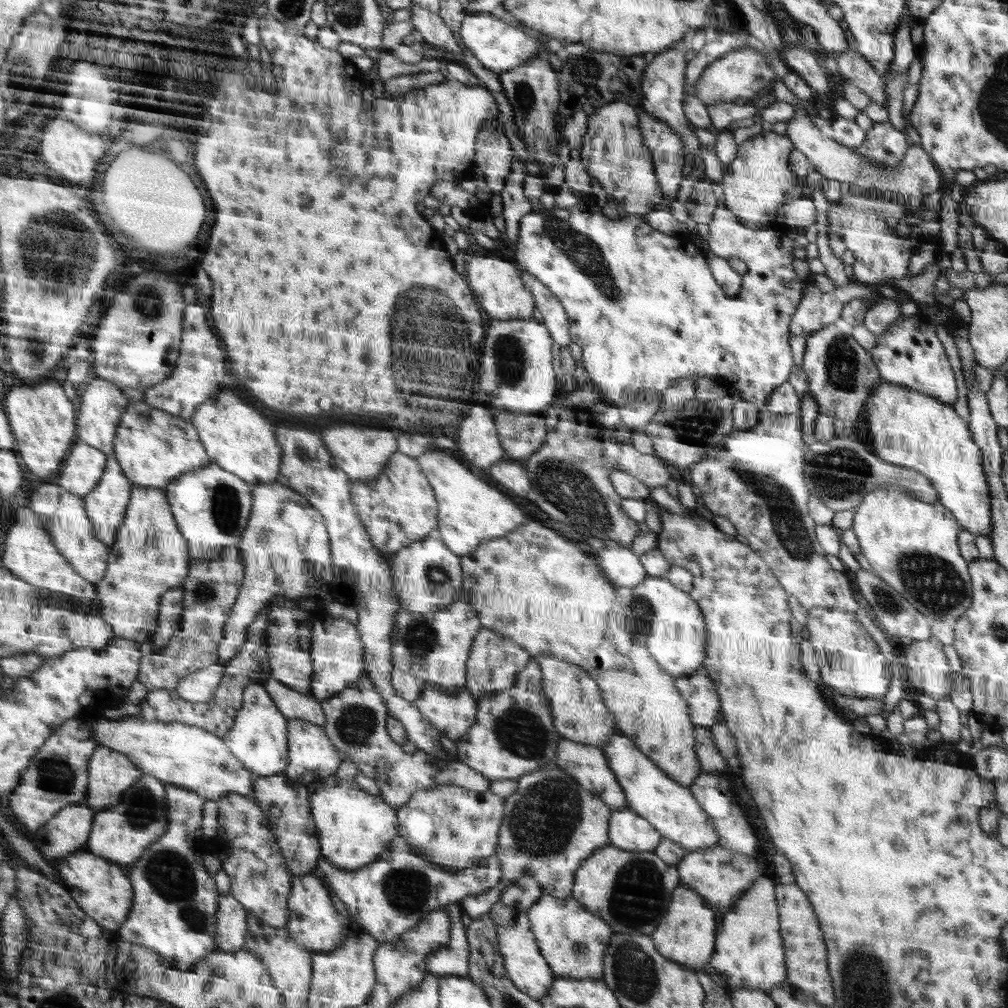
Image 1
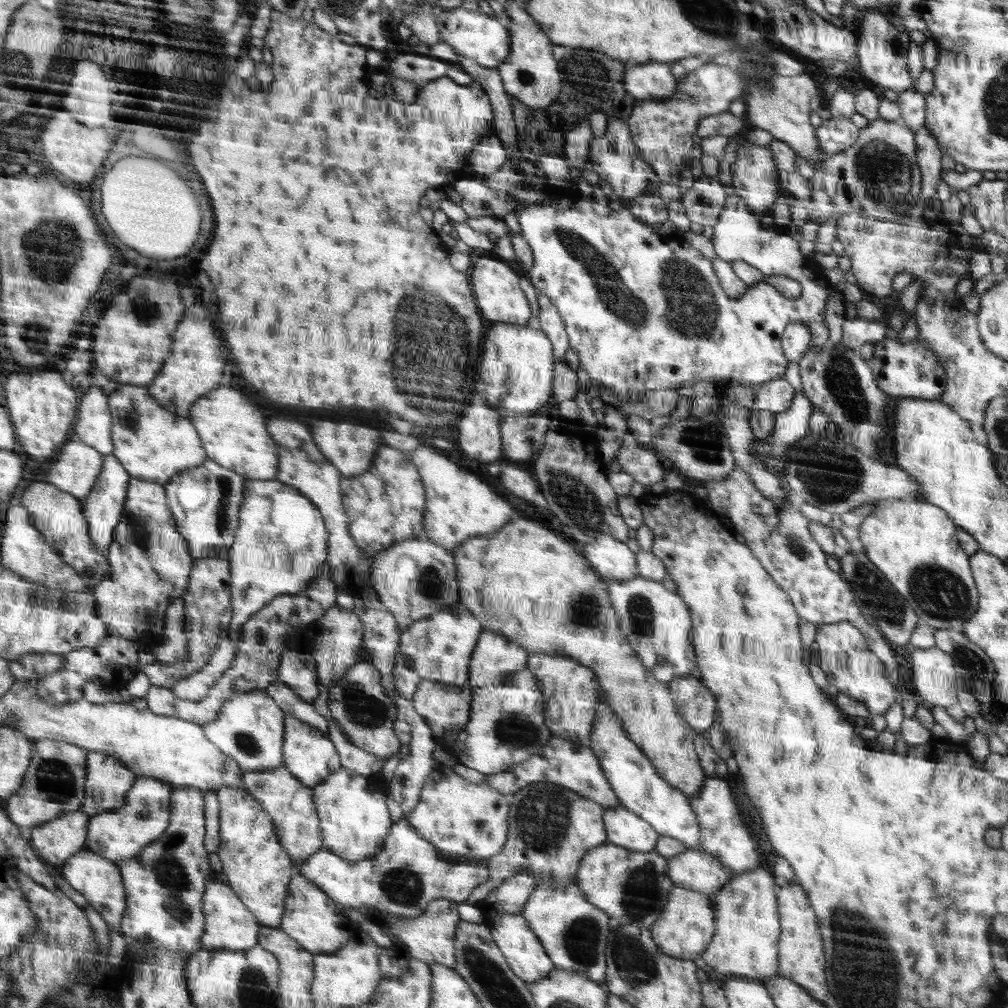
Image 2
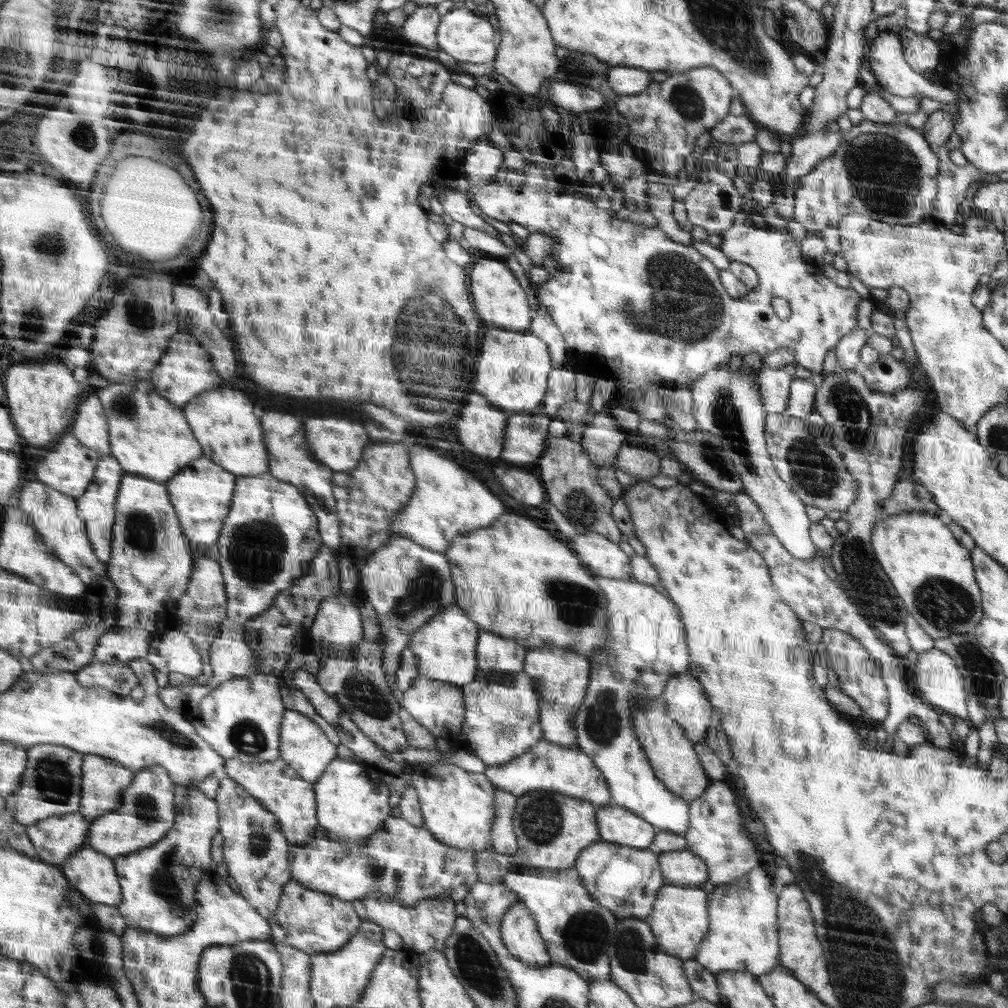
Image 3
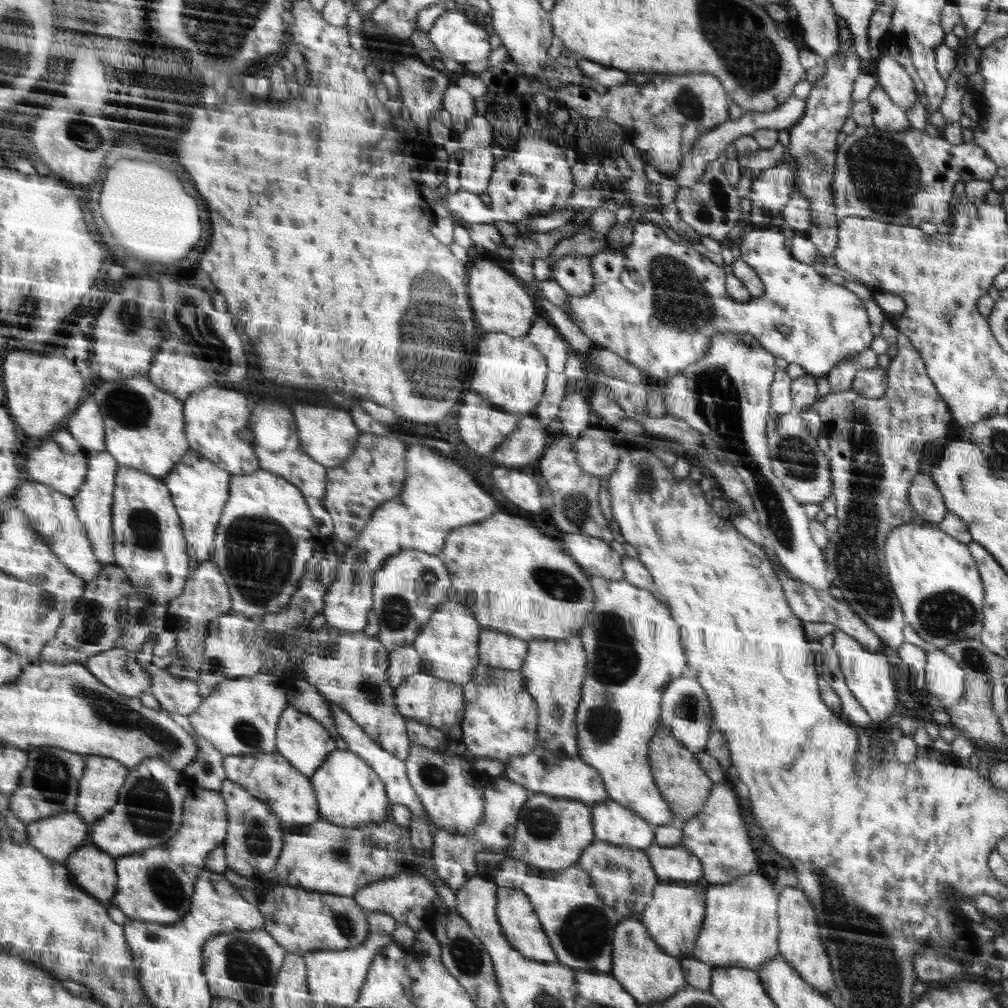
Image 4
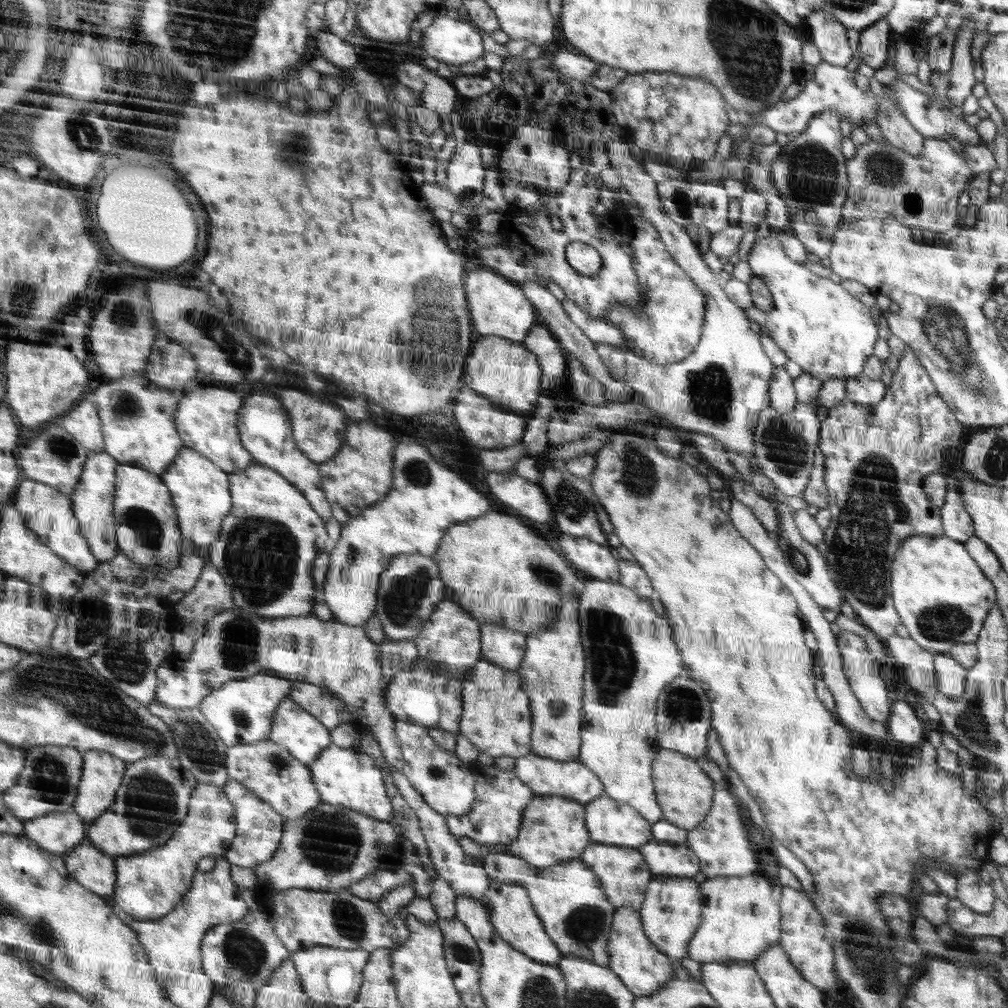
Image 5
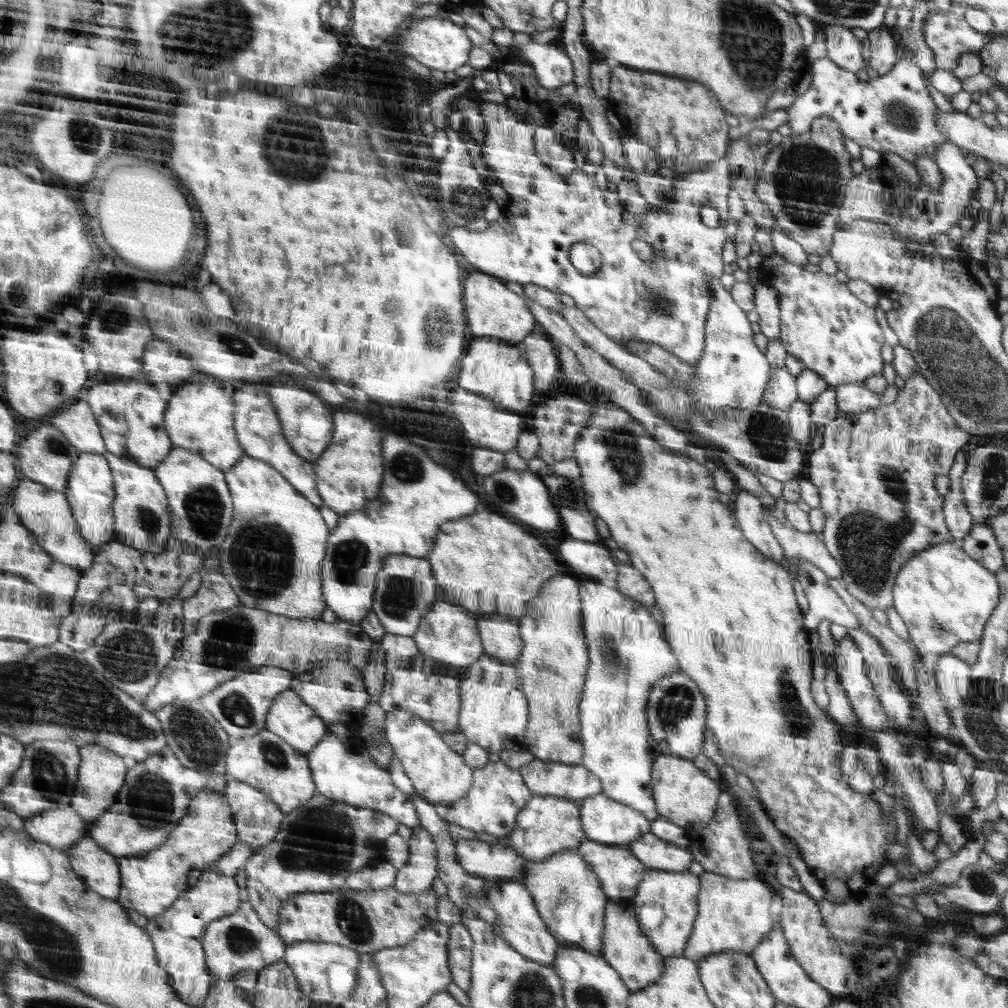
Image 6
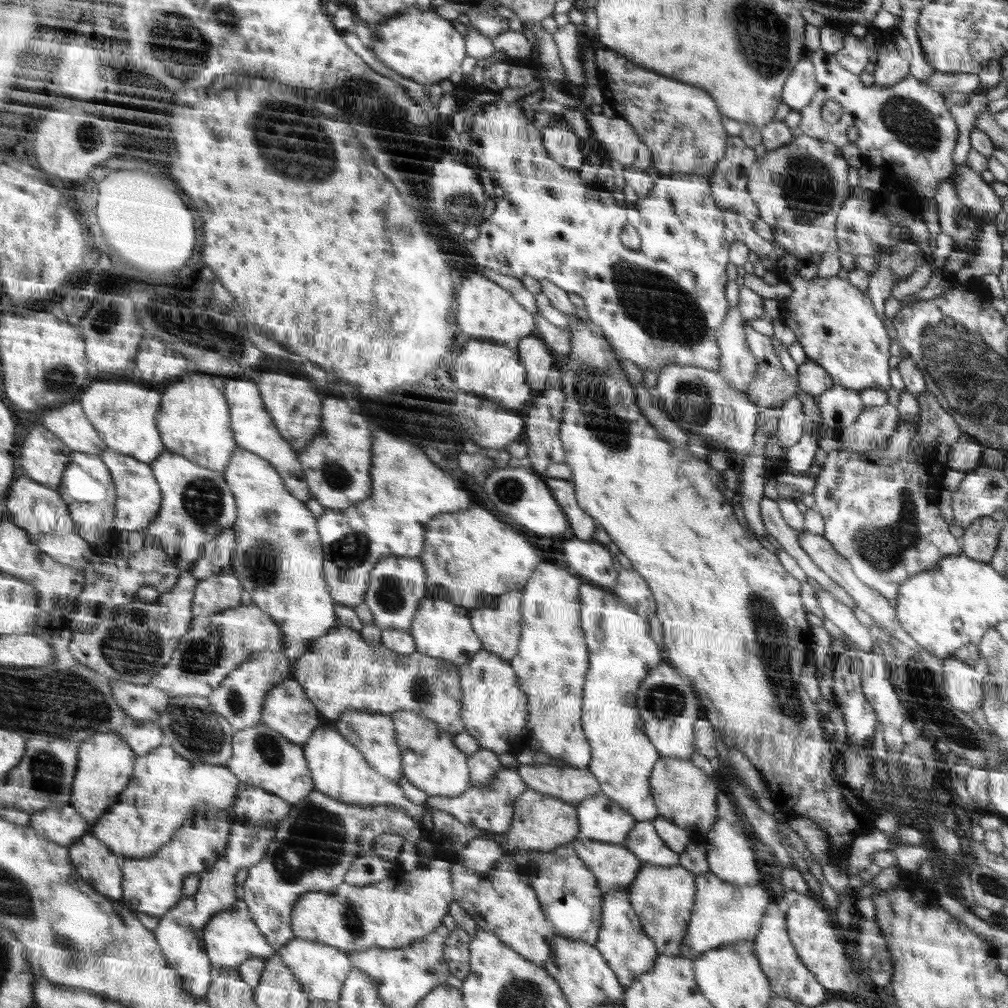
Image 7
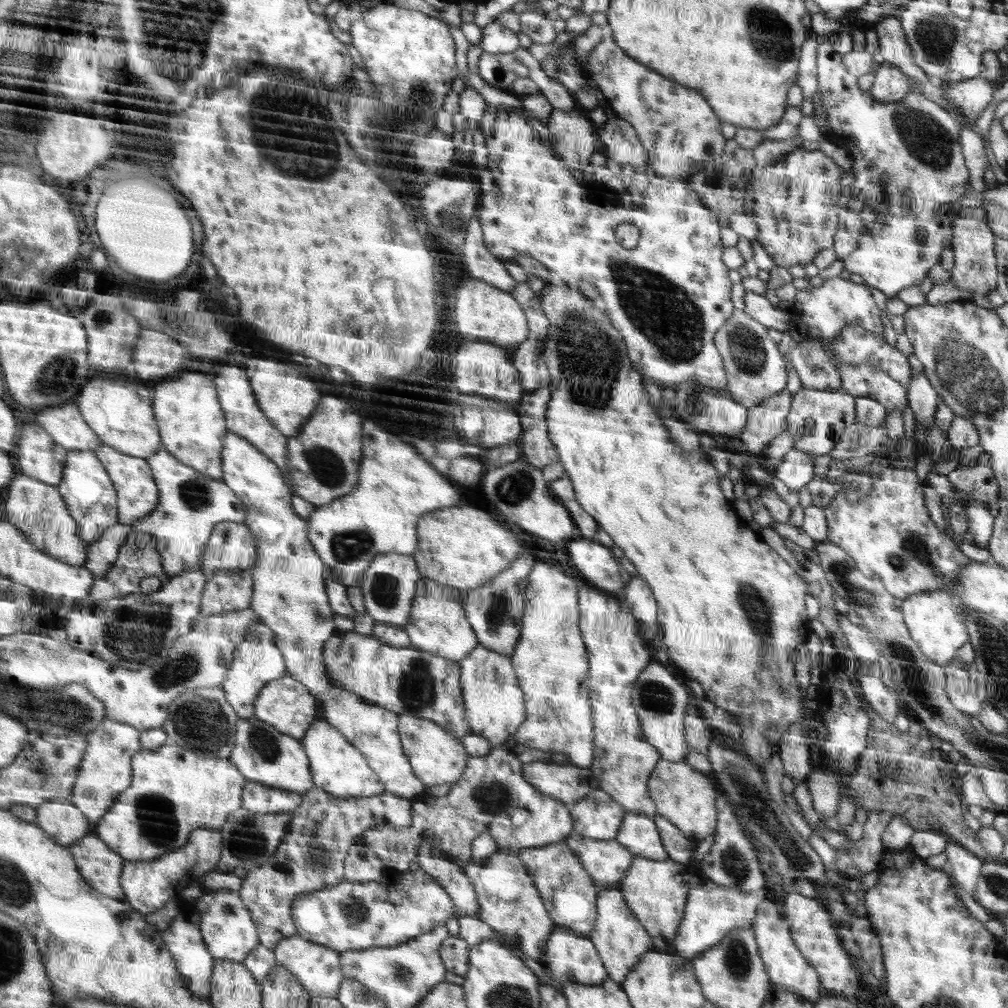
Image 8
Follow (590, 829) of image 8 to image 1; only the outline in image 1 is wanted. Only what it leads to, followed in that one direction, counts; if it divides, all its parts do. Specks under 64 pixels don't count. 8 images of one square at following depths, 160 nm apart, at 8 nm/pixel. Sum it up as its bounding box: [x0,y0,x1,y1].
[610,809,663,851]

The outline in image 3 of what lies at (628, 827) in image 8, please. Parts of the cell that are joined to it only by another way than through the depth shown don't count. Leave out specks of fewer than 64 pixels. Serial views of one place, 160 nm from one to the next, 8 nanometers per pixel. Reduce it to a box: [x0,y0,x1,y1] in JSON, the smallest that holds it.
[659,849,709,887]

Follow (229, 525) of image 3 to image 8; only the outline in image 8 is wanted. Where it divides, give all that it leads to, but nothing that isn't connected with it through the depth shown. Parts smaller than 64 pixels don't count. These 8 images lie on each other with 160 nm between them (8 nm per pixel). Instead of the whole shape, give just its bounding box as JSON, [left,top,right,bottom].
[221,430,426,799]

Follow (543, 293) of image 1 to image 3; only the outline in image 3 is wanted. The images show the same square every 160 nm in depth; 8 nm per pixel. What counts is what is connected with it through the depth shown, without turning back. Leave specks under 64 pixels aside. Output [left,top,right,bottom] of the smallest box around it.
[529,306,566,367]

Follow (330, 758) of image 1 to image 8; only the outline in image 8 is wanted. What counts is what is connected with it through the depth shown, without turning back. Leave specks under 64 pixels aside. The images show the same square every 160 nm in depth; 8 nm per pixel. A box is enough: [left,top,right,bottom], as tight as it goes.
[254,674,316,740]

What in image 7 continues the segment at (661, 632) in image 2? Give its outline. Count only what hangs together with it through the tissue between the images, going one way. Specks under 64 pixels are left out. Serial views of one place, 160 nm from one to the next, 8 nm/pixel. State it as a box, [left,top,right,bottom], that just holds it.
[580,584,662,821]

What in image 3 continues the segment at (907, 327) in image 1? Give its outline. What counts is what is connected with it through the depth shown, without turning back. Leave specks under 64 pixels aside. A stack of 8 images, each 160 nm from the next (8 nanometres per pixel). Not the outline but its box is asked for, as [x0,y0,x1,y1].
[859,353,911,392]

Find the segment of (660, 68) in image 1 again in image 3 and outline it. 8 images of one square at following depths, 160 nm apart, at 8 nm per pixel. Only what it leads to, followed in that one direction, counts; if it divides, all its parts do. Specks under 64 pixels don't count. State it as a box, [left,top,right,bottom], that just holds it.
[608,66,653,95]

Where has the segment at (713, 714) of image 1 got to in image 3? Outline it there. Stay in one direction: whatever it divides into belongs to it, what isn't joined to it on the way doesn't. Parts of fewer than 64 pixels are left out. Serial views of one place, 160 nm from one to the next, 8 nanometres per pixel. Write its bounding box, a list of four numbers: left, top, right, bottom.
[663,673,712,743]

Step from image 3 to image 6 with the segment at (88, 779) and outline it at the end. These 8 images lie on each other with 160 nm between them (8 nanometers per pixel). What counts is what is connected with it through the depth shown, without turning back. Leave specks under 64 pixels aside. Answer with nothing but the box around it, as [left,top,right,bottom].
[73,744,131,822]

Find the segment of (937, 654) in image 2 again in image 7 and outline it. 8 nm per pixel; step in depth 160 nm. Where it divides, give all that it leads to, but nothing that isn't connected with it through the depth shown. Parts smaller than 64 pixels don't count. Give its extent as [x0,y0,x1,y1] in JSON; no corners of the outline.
[943,657,984,713]

